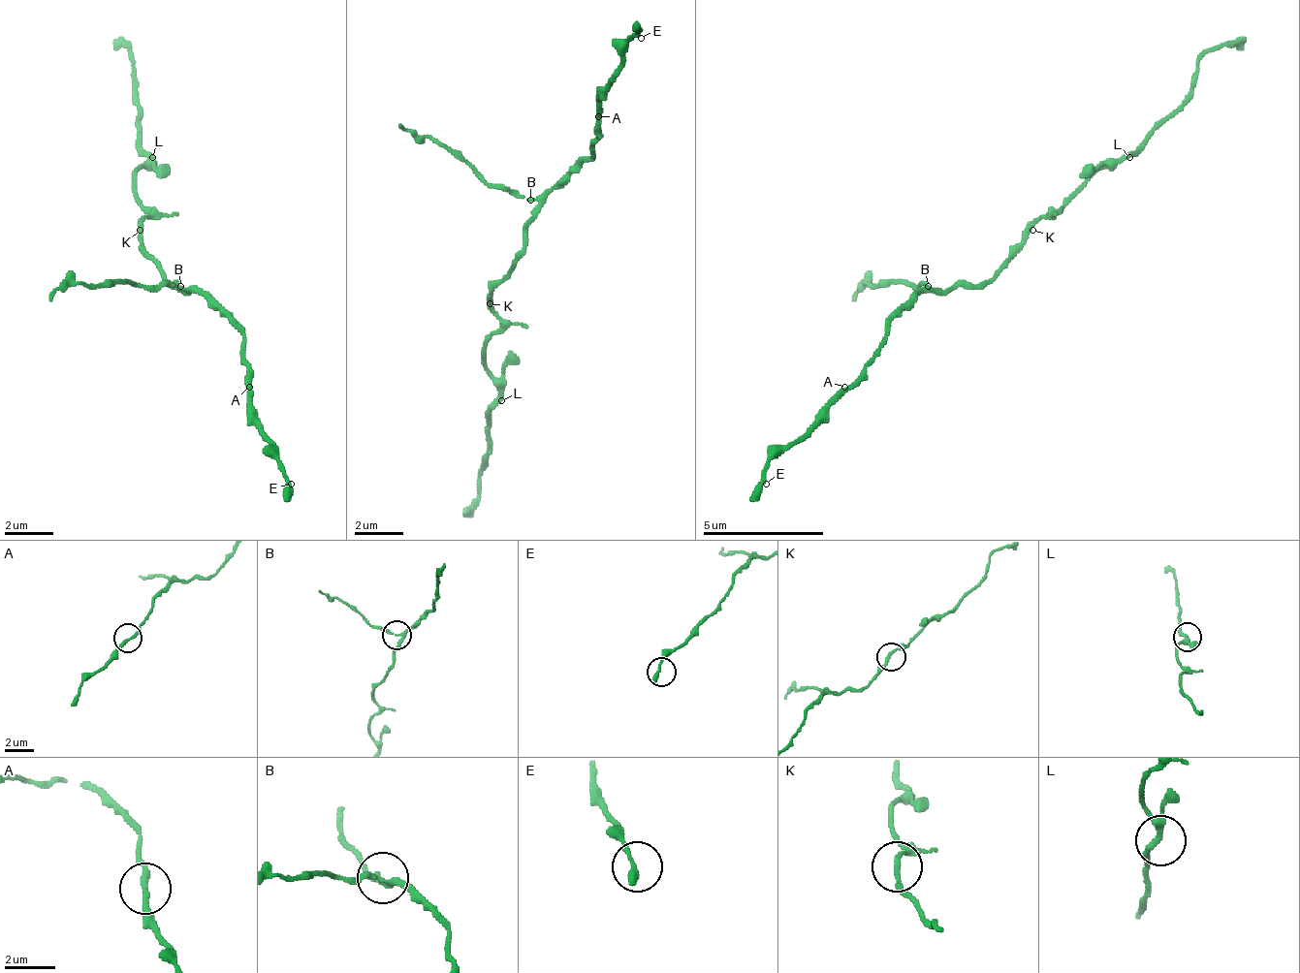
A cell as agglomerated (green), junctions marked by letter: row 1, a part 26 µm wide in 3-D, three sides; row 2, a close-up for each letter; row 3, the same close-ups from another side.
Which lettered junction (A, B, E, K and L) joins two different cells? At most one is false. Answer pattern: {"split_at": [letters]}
{"split_at": ["B"]}

